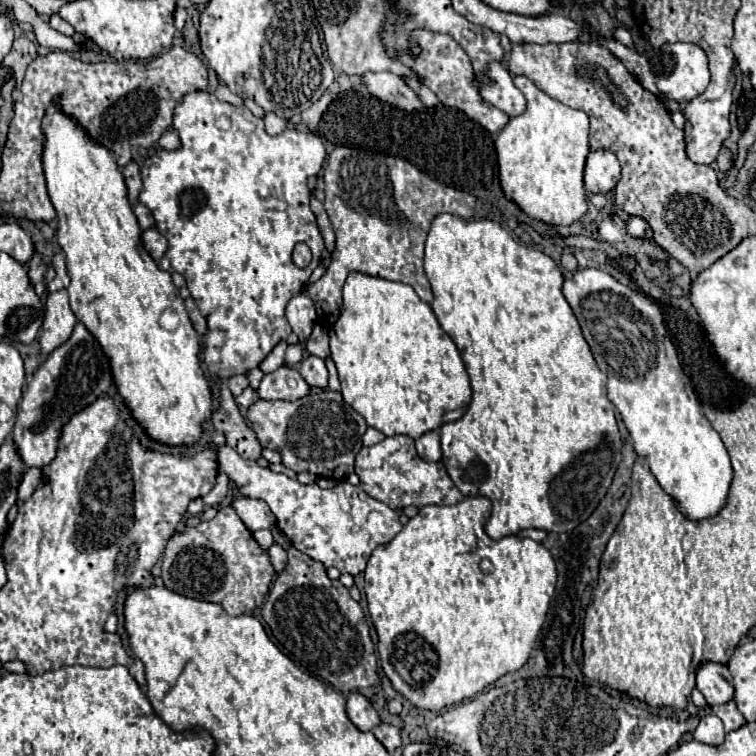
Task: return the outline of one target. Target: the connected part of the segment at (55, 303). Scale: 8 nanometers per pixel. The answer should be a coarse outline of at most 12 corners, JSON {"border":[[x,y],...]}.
{"border":[[67,291],[49,293],[41,355],[71,337],[77,317]]}

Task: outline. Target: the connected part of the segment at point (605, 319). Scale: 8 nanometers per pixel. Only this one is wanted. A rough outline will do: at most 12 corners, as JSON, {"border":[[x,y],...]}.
{"border":[[601,269],[563,295],[637,455],[695,521],[733,469],[659,305]]}

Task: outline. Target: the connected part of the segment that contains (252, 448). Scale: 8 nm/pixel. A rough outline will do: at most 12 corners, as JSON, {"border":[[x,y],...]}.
{"border":[[227,387],[211,421],[243,459],[259,459],[261,445]]}

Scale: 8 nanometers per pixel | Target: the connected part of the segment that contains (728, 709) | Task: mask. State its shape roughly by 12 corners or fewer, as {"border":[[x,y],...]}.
{"border":[[735,701],[711,707],[727,731],[745,725]]}

